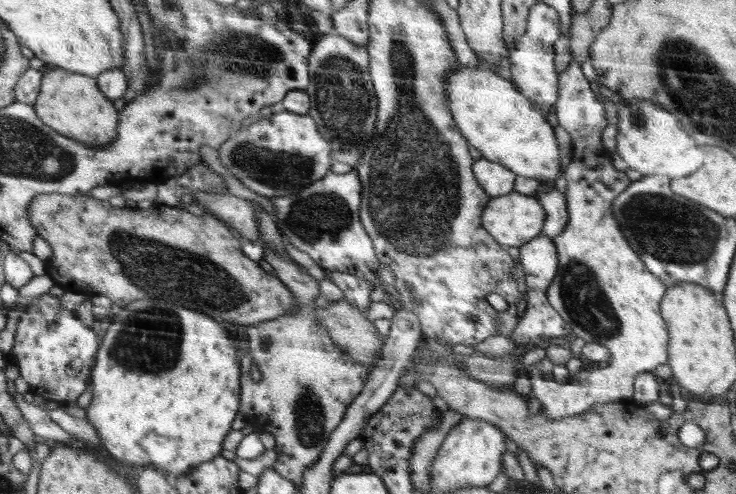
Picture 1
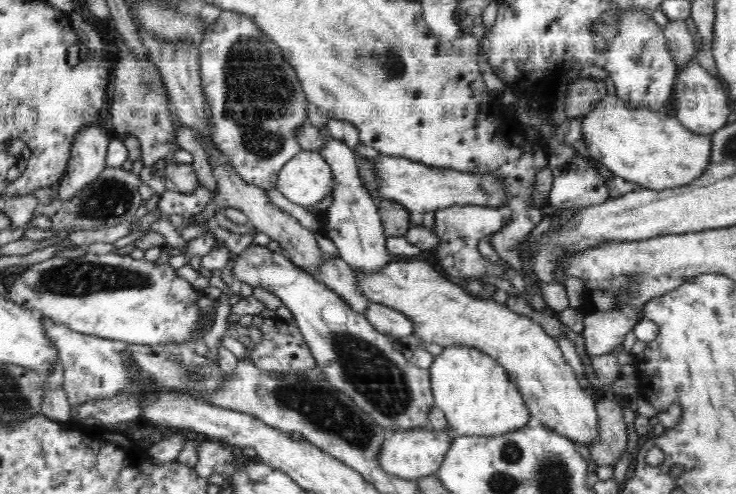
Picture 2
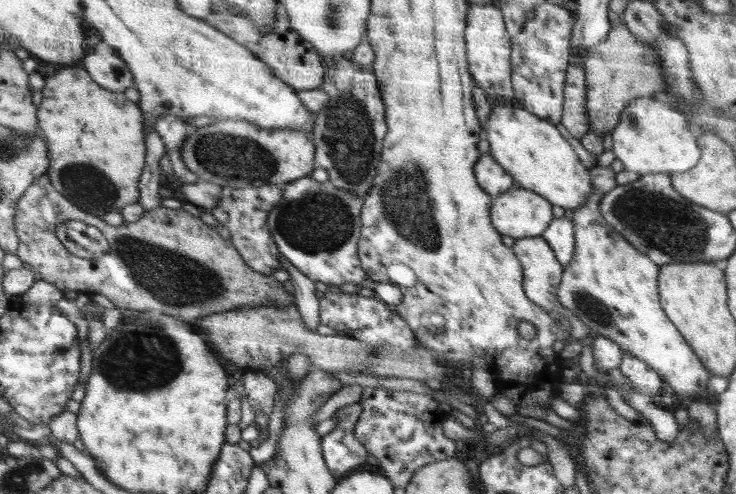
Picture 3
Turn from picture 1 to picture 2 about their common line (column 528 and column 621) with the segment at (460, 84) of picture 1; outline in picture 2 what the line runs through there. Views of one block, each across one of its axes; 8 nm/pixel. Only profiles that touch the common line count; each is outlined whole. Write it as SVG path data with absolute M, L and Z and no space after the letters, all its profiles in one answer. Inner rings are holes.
M606 95L596 102L596 105L584 114L582 132L586 140L589 160L594 158L596 162L604 164L615 176L639 184L640 188L650 190L664 190L664 188L676 188L690 184L698 176L704 174L705 165L708 164L712 148L712 139L709 136L700 136L686 129L674 114L667 111L652 112L648 108L635 108L630 101L622 97L610 97Z

